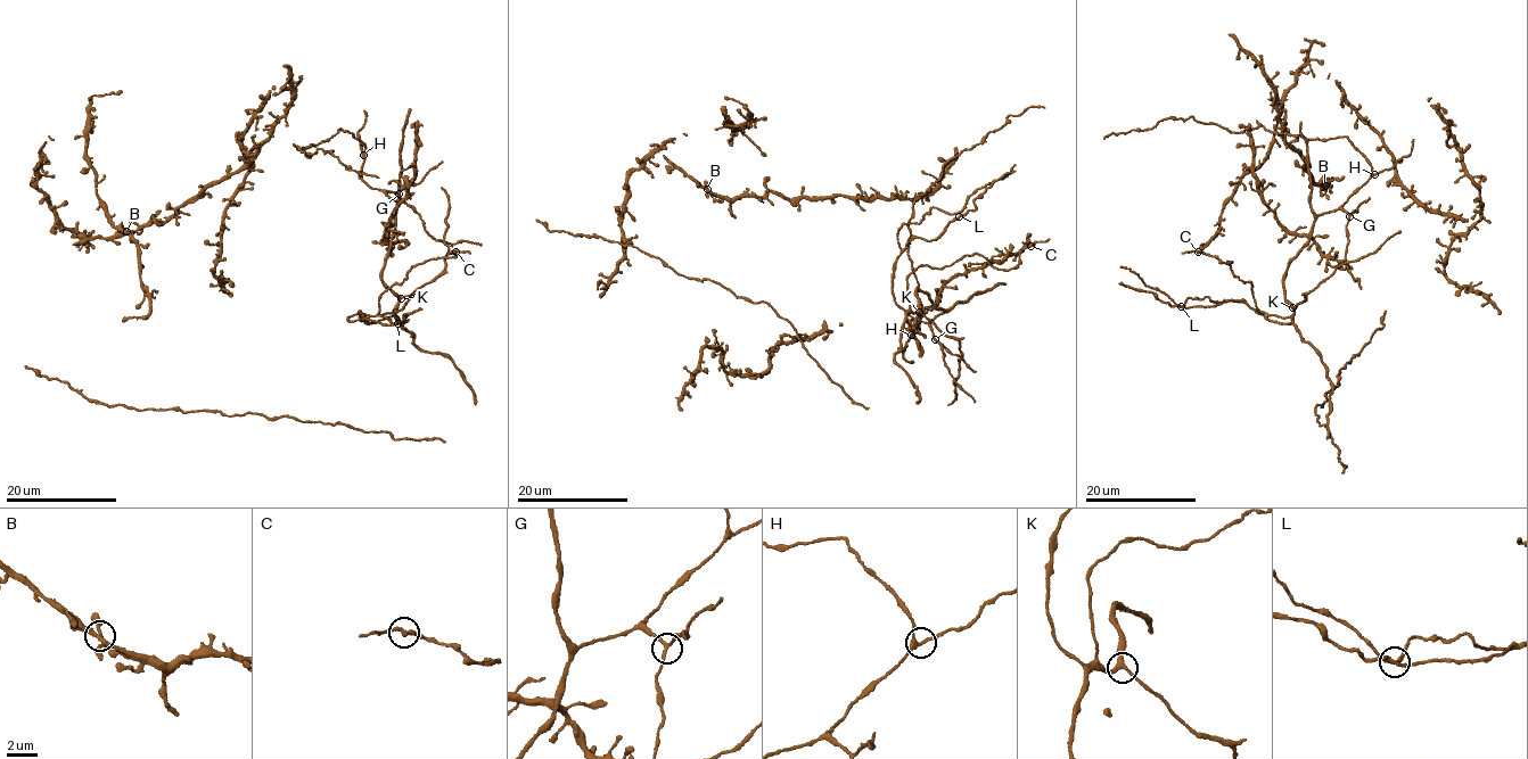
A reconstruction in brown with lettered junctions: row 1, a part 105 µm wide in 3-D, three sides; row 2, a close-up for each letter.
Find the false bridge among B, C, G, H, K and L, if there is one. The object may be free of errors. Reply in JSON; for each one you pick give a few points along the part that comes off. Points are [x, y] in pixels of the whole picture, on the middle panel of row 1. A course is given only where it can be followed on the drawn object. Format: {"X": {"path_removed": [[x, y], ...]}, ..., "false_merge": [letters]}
{"false_merge": []}

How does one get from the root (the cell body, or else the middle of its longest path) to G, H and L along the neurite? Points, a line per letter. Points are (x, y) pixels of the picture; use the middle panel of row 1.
G: (939, 307), (946, 312), (929, 323), (935, 339)
H: (939, 307), (946, 312), (927, 322), (912, 319), (909, 323), (911, 335)
L: (939, 307), (917, 289), (916, 312), (896, 304), (894, 265), (910, 241), (935, 240), (959, 216)

